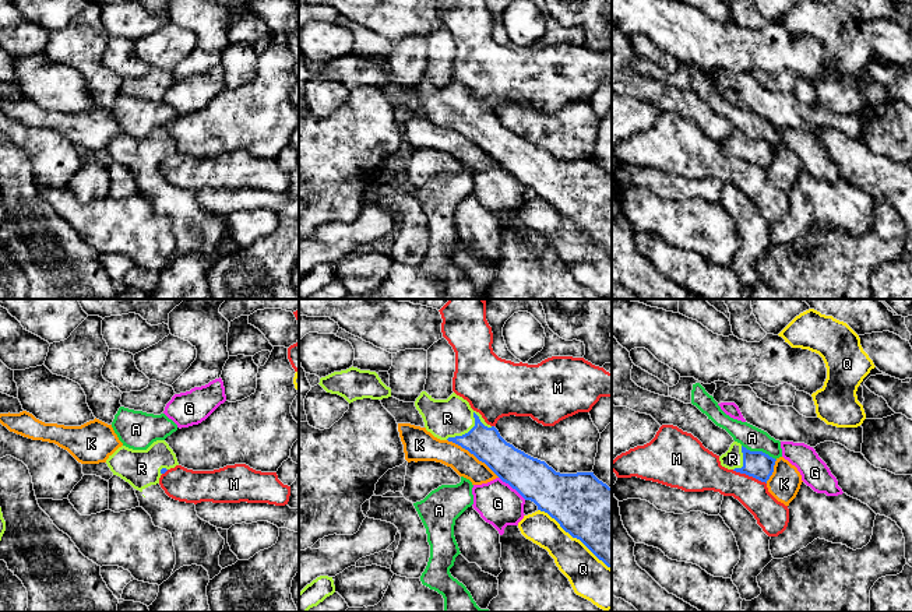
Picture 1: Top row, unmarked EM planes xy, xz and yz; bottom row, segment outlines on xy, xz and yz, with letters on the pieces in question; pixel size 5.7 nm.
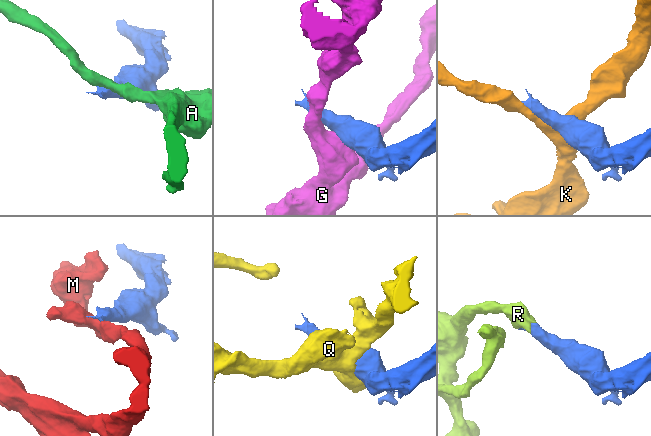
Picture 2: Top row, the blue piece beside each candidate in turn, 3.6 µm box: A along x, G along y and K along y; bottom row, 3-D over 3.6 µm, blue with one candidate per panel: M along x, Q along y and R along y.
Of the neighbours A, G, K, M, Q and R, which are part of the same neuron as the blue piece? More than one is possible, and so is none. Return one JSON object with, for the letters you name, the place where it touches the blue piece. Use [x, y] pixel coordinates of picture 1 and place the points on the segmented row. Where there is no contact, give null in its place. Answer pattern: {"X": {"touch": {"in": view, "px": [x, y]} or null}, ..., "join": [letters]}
{"R": {"touch": {"in": "xz", "px": [475, 425]}}, "join": ["R"]}

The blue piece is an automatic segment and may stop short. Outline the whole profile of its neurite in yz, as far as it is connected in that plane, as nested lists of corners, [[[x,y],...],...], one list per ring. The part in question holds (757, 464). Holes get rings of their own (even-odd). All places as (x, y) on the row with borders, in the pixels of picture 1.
[[[733,442],[729,450],[719,457],[719,461],[728,469],[746,474],[767,483],[774,472],[777,460],[763,451],[750,451],[740,443]]]

